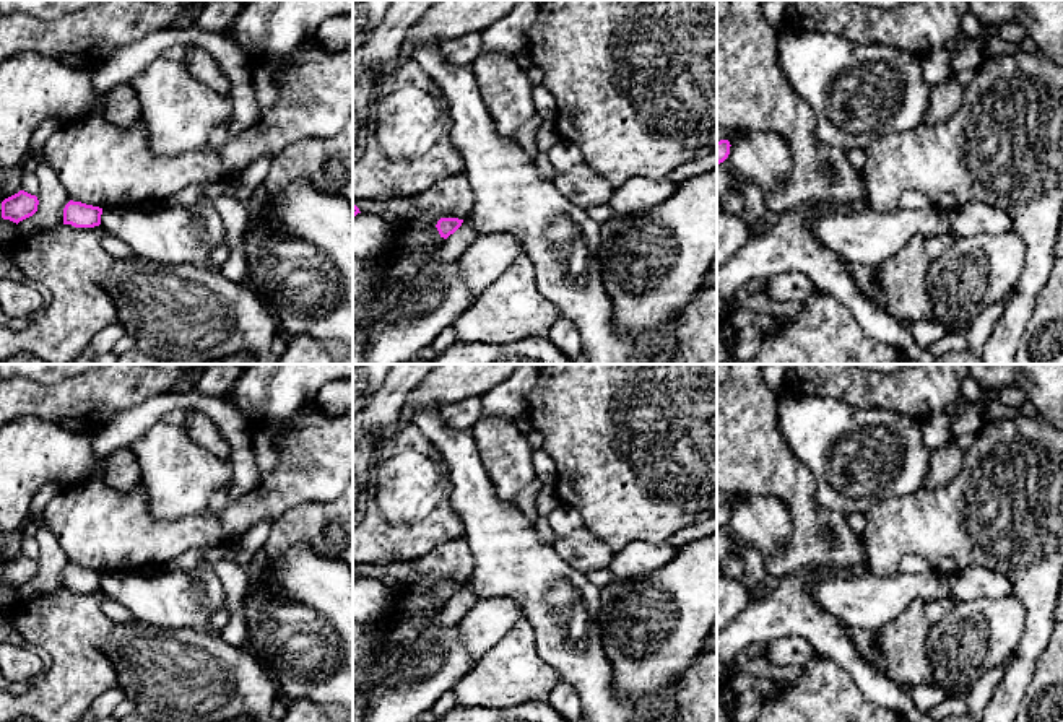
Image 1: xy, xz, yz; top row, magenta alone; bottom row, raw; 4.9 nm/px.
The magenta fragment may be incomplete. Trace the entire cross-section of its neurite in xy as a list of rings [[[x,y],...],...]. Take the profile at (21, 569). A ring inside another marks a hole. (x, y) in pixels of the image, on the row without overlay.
[[[24,555],[5,563],[2,566],[2,582],[20,587],[37,576],[39,564]]]

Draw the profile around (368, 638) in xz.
[[[353,620],[353,722],[364,722],[367,701],[361,696],[369,681],[369,670],[382,649],[385,629],[382,623]]]

